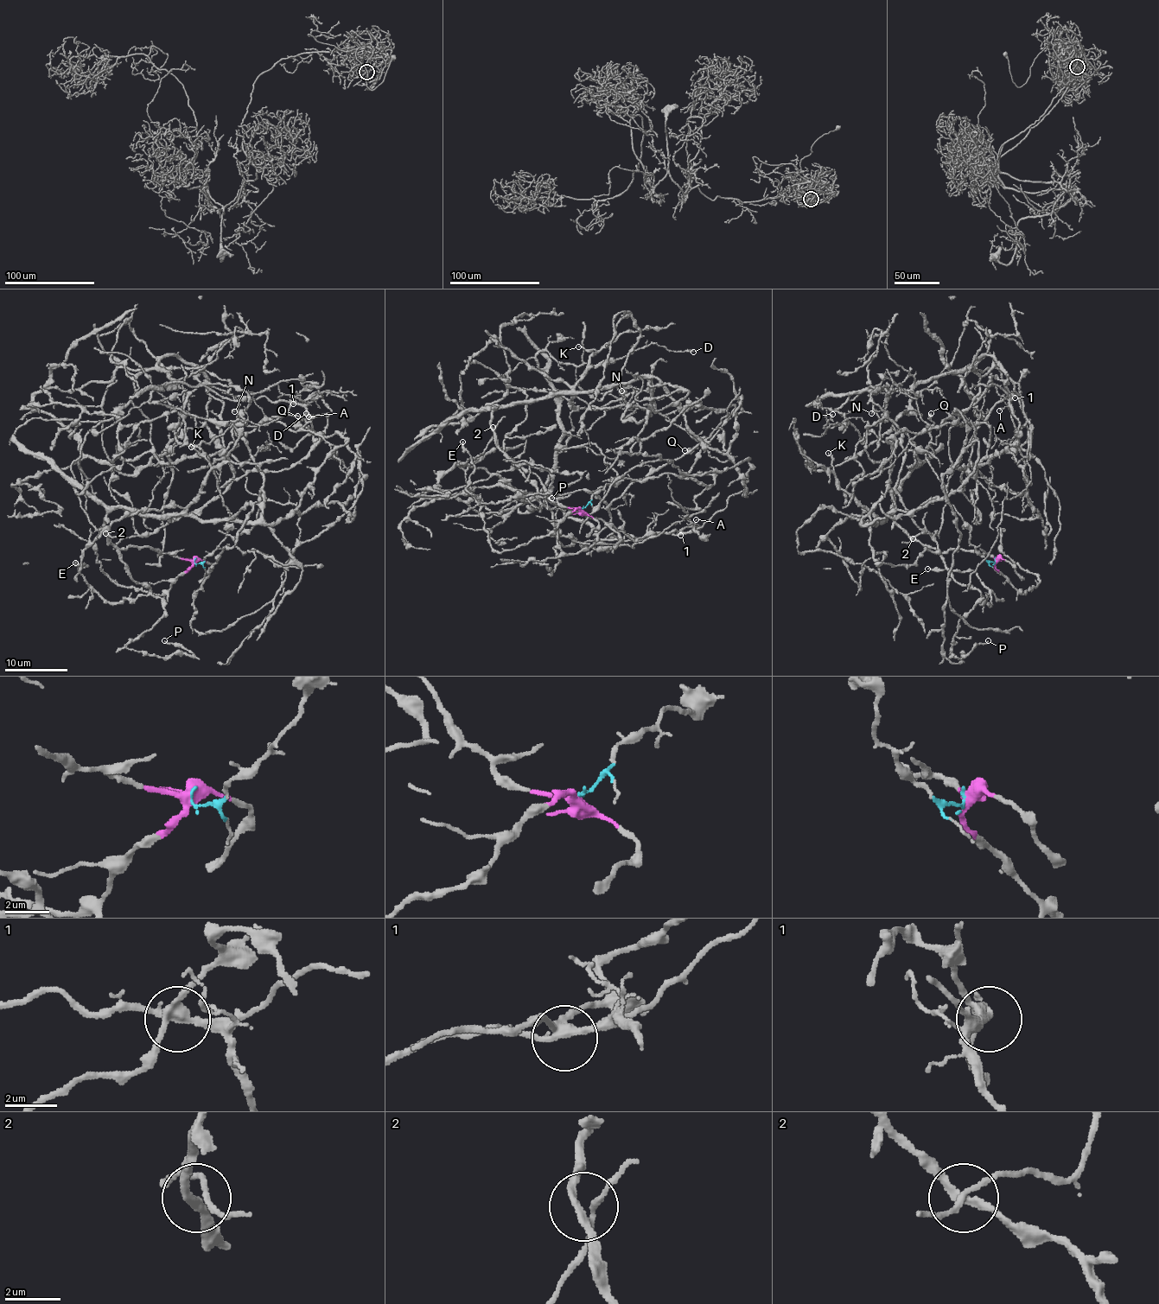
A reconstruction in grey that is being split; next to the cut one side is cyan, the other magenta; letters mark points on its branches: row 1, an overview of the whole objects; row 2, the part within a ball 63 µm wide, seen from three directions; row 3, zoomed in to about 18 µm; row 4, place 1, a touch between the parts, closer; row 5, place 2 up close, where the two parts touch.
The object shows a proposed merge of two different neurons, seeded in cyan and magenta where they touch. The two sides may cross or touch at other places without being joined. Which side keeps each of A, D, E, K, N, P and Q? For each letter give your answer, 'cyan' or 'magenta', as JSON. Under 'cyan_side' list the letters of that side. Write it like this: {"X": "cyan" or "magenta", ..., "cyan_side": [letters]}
{"A": "cyan", "D": "cyan", "E": "magenta", "K": "magenta", "N": "cyan", "P": "magenta", "Q": "cyan", "cyan_side": ["A", "D", "N", "Q"]}

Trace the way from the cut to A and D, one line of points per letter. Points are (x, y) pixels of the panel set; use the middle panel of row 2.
A: (581, 510), (616, 472), (590, 443), (562, 450), (569, 433), (544, 494), (600, 538), (682, 535), (697, 518)
D: (581, 510), (616, 472), (590, 443), (562, 450), (570, 435), (535, 356), (601, 365), (657, 343), (693, 351)

